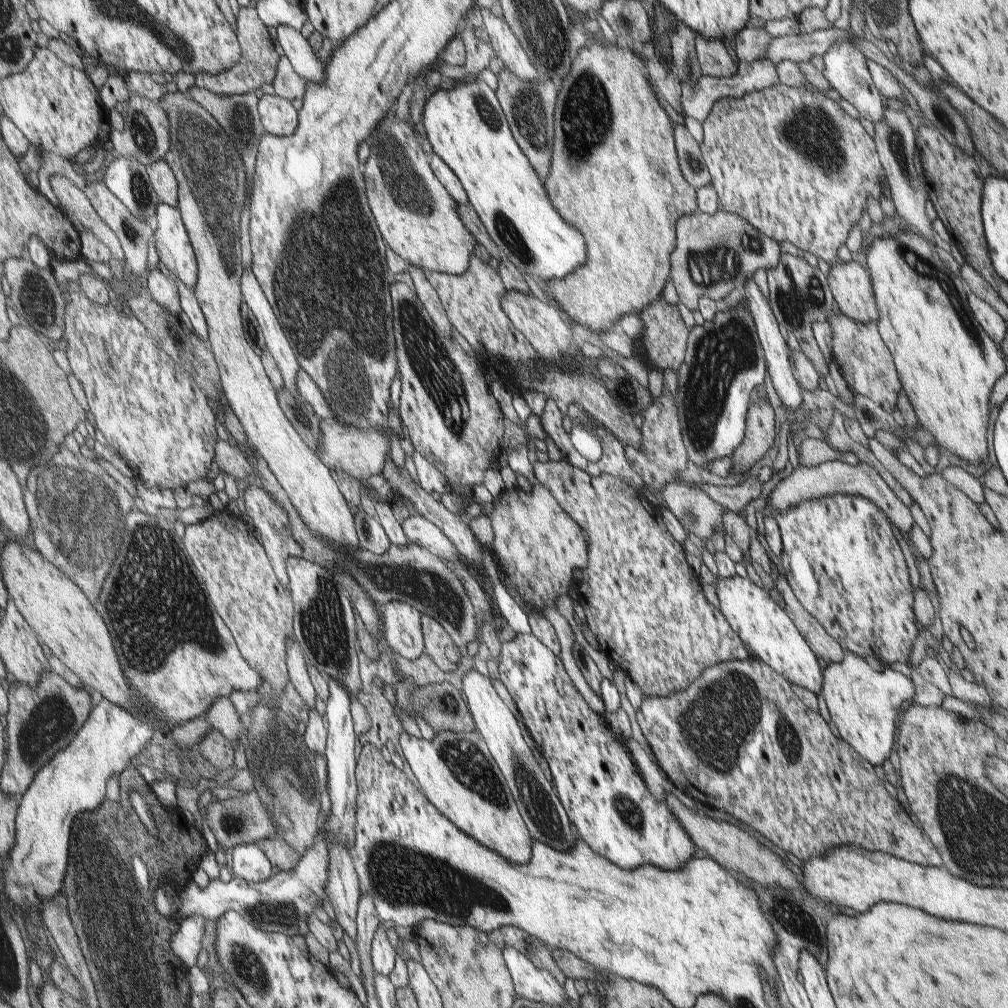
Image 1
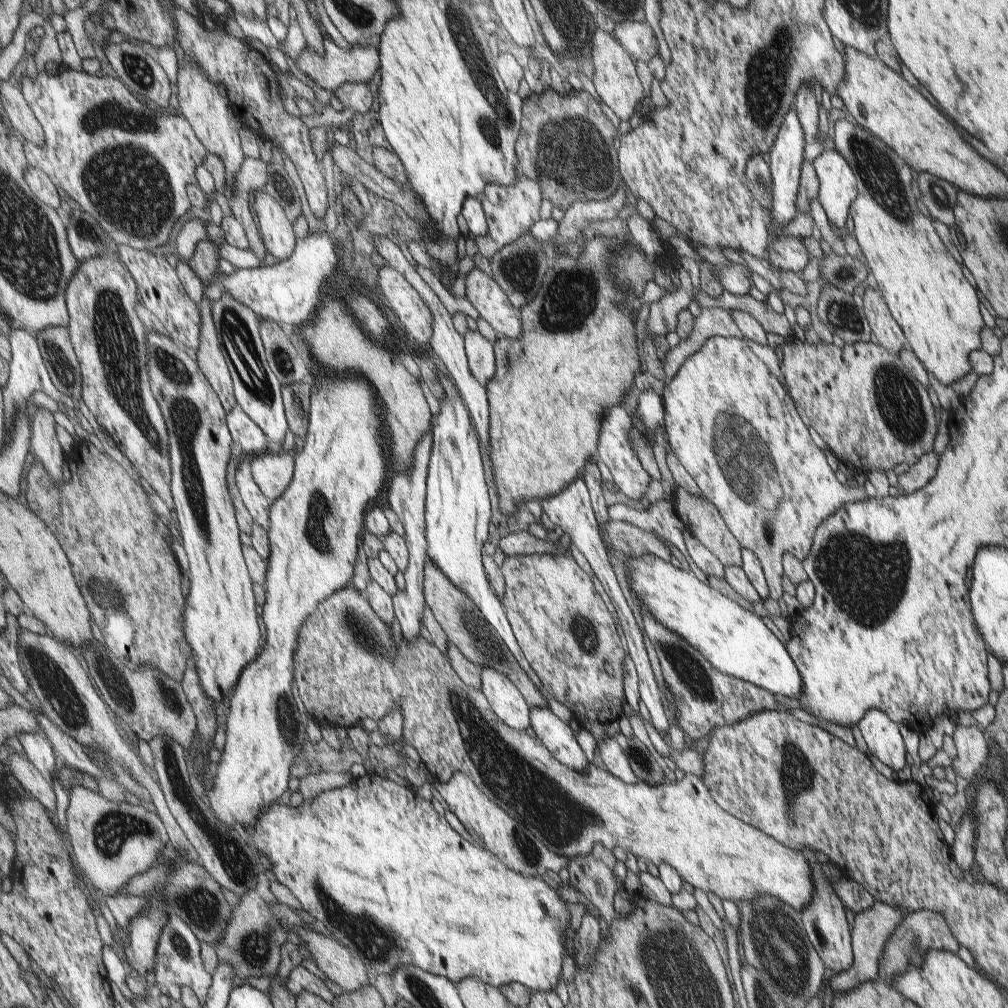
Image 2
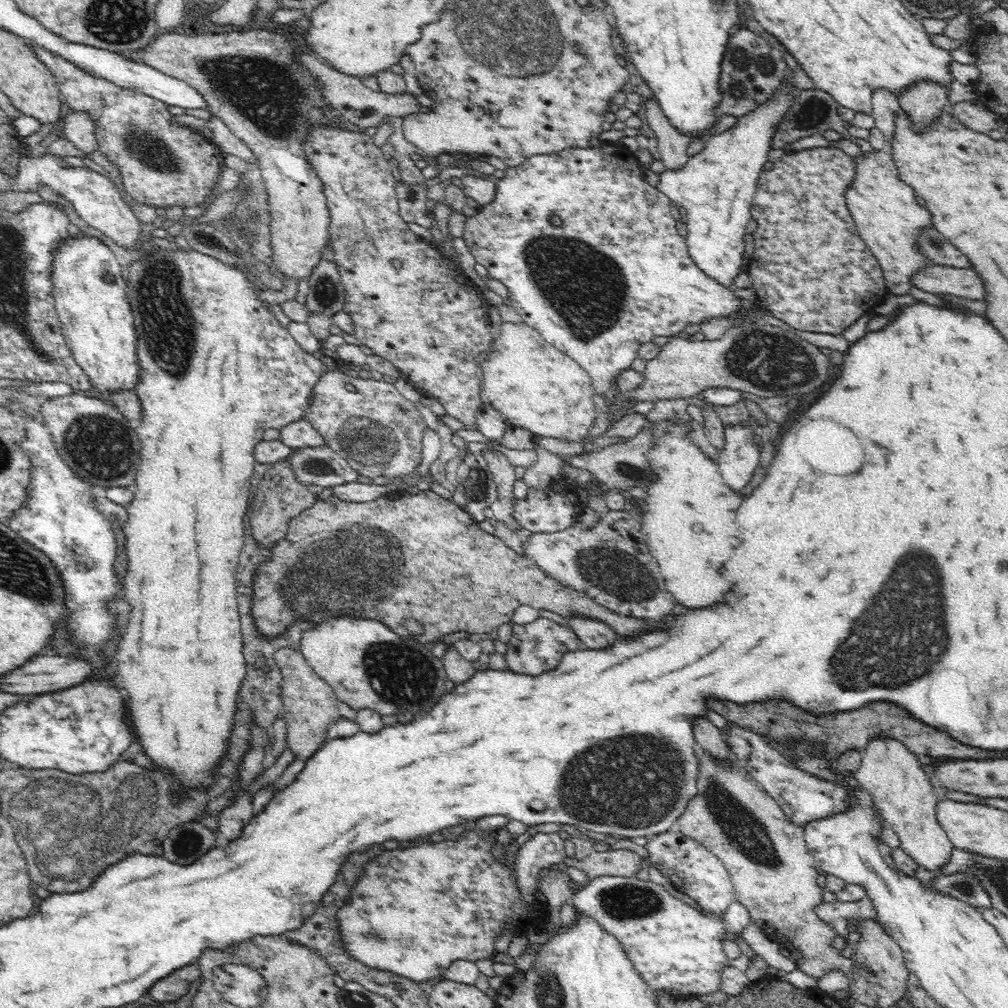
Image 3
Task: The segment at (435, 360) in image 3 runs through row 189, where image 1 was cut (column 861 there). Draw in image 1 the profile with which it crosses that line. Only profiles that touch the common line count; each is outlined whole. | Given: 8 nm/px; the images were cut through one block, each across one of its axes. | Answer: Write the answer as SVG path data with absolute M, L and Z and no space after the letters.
M832 313L827 319L832 329L832 352L839 371L855 395L871 398L878 406L892 412L902 390L891 352L880 336L877 322L859 323L845 314Z

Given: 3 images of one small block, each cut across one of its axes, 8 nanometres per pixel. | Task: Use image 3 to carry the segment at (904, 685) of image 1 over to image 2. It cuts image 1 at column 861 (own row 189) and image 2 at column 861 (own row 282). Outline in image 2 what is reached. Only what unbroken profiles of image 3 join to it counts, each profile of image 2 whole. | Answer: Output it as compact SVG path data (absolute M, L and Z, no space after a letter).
M870 709L862 717L859 729L872 756L885 768L897 773L906 766L907 750L899 725L885 712Z

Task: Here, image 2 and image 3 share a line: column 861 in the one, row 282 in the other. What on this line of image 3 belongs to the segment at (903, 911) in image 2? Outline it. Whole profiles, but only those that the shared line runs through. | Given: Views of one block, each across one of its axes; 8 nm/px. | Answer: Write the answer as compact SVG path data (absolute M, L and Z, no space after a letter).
M972 262L962 269L928 264L913 276L912 282L916 288L933 295L946 290L956 297L972 300L985 298L985 284Z

